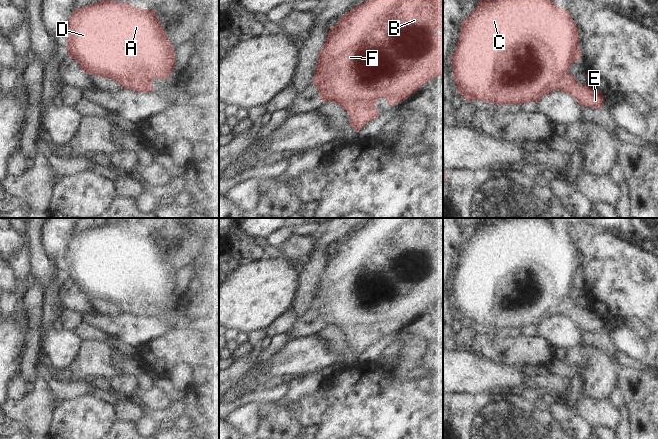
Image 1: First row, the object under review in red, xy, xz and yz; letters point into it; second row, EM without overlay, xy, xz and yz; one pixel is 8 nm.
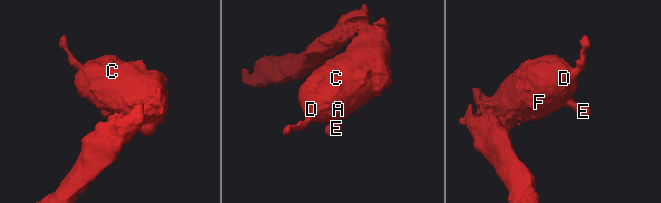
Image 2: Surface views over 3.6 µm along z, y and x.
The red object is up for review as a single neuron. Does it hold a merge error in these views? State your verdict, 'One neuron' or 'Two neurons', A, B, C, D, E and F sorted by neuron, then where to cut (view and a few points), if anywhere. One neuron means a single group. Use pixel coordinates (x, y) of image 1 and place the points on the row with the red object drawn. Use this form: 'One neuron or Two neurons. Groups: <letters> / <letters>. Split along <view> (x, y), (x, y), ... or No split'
One neuron. Groups: A B C D E F. No split

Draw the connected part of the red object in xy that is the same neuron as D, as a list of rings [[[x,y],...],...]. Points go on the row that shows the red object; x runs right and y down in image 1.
[[[99,0],[75,9],[67,21],[66,37],[69,57],[76,60],[85,73],[117,81],[125,89],[152,93],[153,80],[166,80],[175,68],[174,46],[159,23],[156,12],[129,5],[127,1]]]

